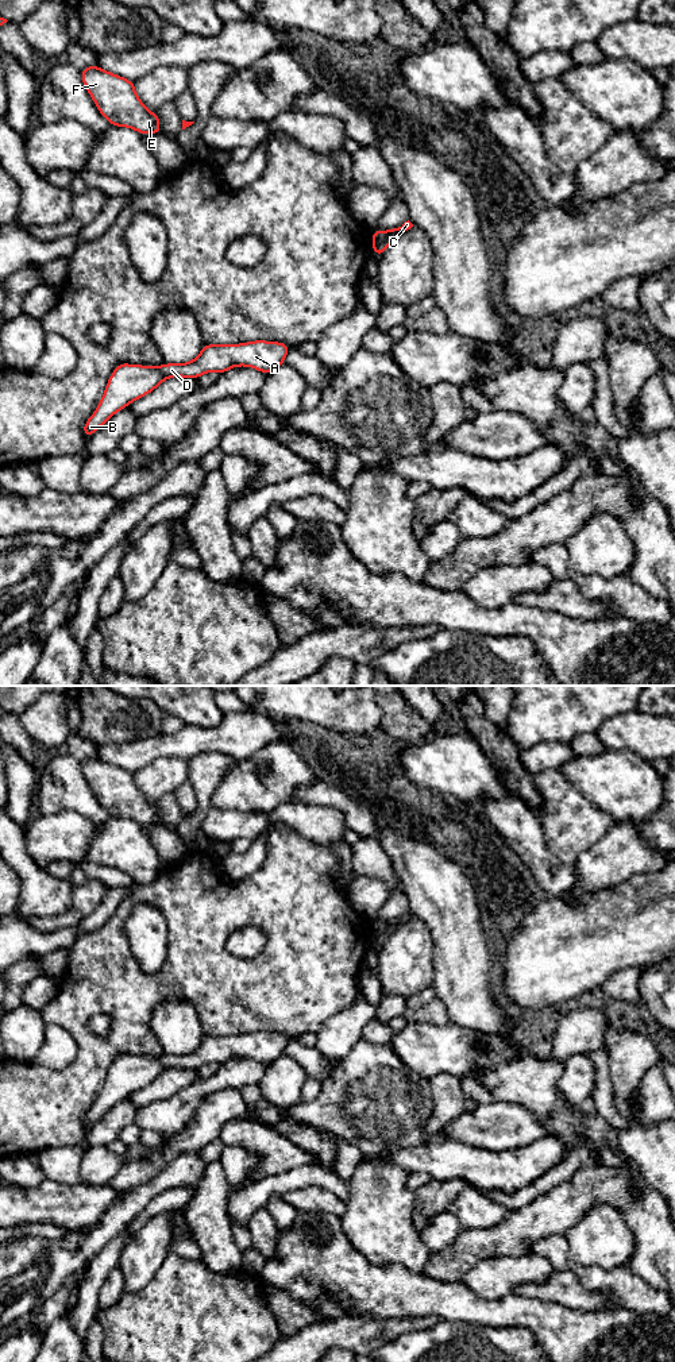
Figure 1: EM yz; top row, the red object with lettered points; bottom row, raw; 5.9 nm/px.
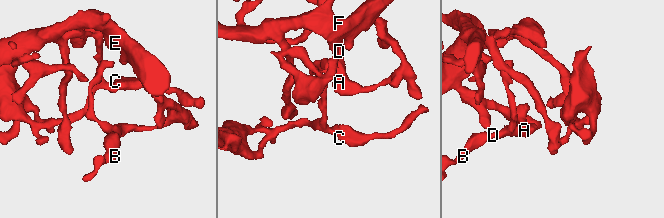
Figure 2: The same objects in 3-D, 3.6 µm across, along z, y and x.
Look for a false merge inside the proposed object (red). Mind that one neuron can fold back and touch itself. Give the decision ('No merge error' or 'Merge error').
Merge error

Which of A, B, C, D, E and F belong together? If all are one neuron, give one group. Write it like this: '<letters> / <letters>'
A B D E F / C

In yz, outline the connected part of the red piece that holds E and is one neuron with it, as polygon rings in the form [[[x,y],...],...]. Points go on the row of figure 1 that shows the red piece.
[[[97,65],[82,69],[81,78],[101,116],[113,127],[128,127],[142,135],[163,134],[158,112],[153,113],[140,101],[135,82]]]

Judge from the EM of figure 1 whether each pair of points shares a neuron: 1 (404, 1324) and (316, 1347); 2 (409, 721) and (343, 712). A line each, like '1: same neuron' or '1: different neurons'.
1: same neuron
2: different neurons

